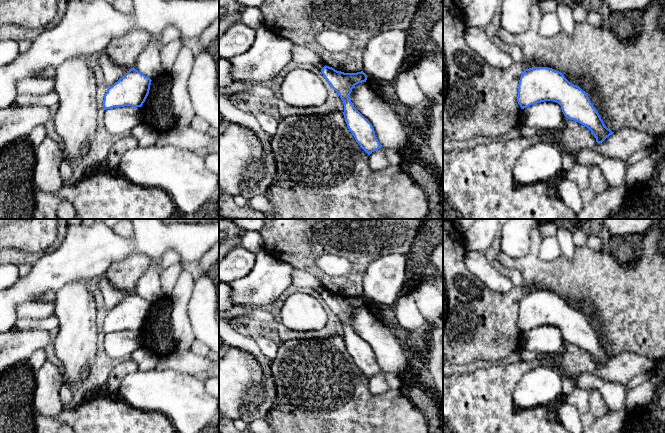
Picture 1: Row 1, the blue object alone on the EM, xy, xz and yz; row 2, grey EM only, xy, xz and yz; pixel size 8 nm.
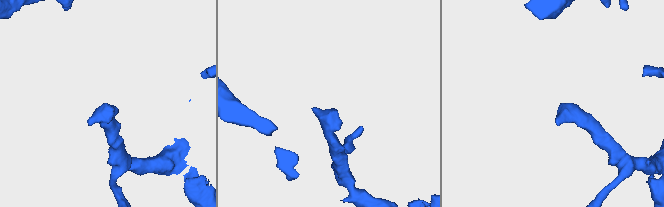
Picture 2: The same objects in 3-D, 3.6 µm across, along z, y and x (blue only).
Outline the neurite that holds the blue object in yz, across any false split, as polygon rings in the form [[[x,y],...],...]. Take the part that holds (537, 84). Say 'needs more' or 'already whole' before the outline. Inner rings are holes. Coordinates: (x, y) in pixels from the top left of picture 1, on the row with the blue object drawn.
already whole | [[[548,67],[524,69],[519,80],[517,97],[517,102],[521,109],[545,101],[558,103],[561,106],[564,116],[586,126],[599,144],[614,133],[605,126],[587,93],[579,86],[569,82],[561,72]]]

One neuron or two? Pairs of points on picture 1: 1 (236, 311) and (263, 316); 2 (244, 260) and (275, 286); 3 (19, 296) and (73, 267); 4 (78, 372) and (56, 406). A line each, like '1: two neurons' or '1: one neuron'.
1: one neuron
2: two neurons
3: one neuron
4: two neurons

